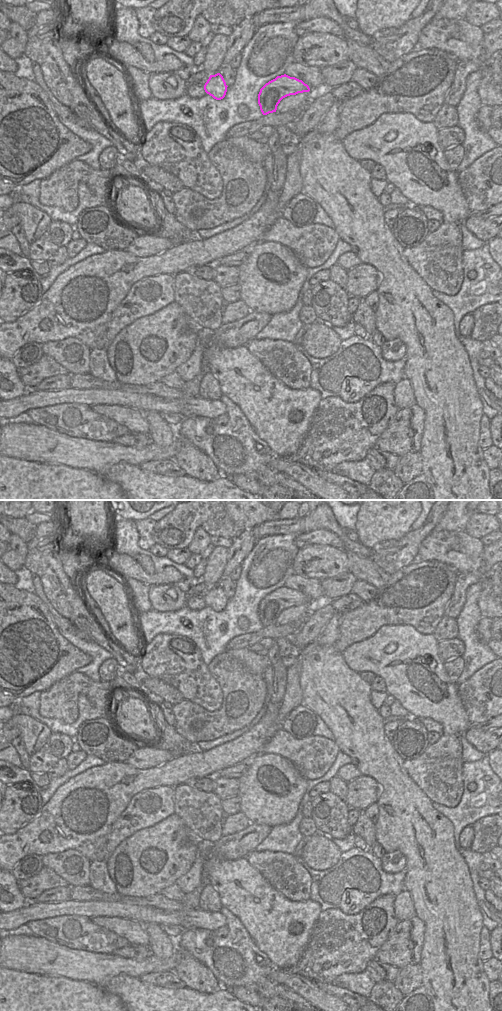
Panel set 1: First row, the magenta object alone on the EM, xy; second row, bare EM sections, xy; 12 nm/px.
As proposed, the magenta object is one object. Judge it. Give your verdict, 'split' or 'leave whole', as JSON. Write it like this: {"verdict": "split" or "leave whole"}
{"verdict": "split"}

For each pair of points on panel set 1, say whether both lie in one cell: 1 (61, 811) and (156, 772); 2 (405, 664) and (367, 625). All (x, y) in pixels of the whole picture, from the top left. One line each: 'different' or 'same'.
1: same
2: different

